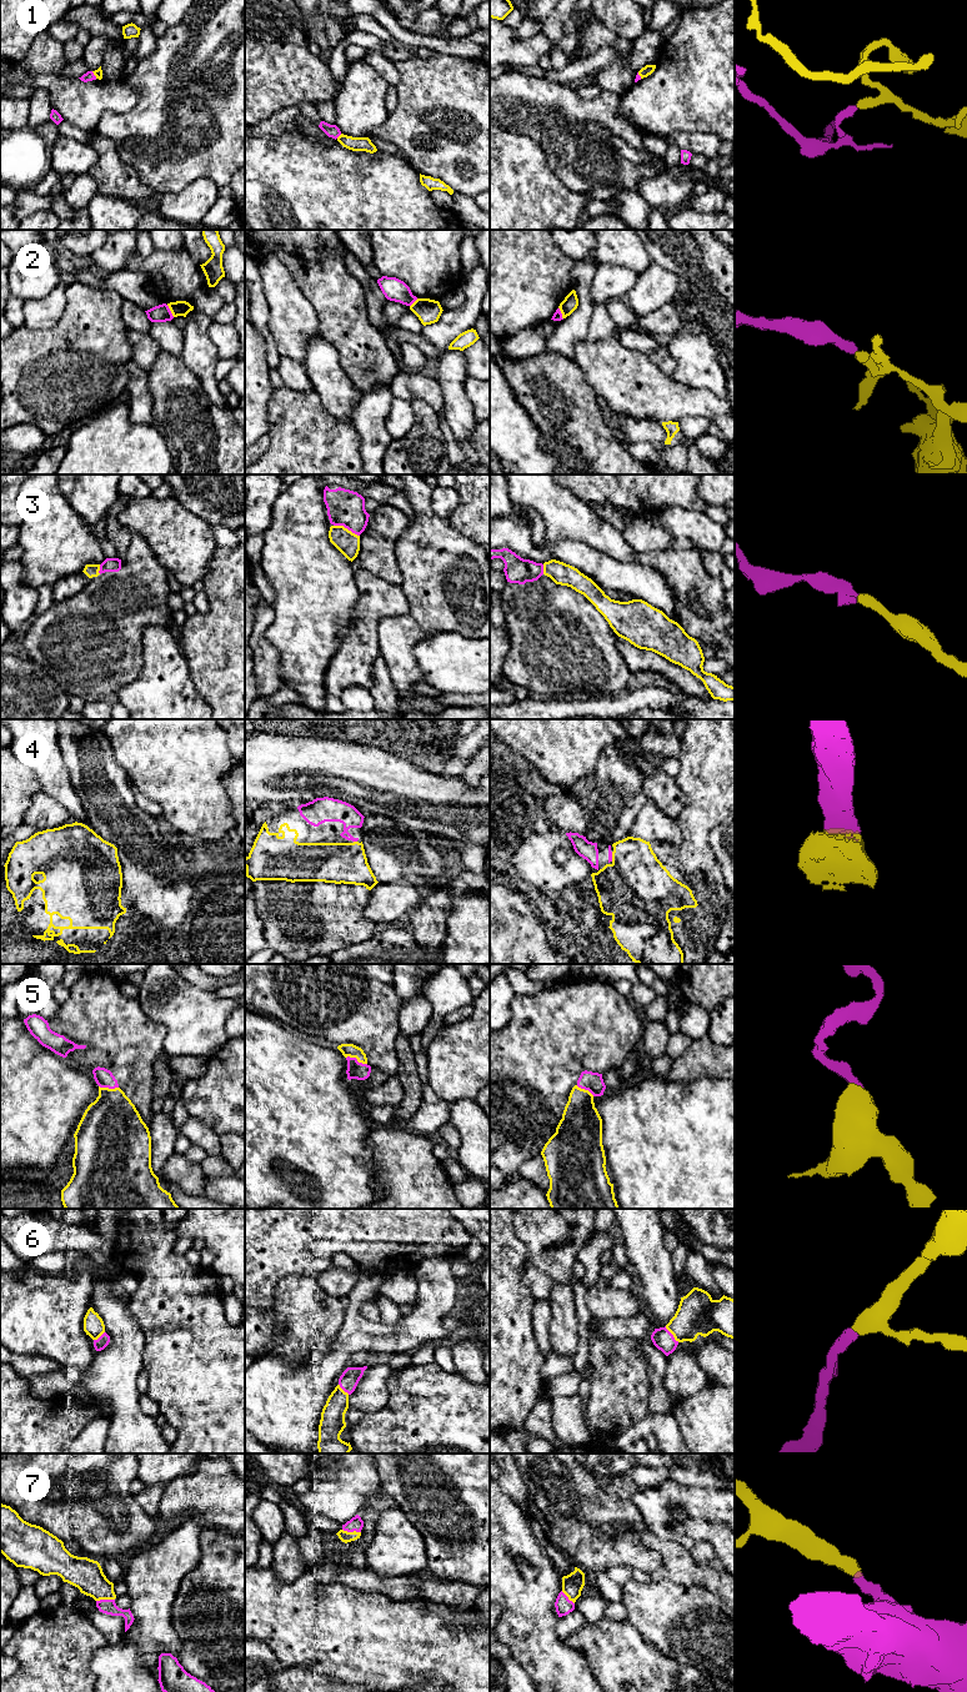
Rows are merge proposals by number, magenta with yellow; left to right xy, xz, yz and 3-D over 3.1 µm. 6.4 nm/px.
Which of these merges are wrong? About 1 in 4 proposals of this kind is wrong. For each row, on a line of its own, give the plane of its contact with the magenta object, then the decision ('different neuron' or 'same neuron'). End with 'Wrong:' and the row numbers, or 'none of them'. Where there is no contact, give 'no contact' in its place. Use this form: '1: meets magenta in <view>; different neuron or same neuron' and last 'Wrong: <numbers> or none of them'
1: meets magenta in xz; different neuron
2: meets magenta in xy; different neuron
3: meets magenta in xz; same neuron
4: meets magenta in xz; same neuron
5: meets magenta in xz; same neuron
6: meets magenta in yz; same neuron
7: meets magenta in xy; same neuron
Wrong: 1, 2

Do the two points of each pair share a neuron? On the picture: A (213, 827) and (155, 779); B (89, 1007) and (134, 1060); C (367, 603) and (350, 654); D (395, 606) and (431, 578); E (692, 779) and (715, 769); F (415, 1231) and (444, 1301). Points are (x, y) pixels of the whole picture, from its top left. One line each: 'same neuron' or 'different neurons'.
A: same neuron
B: same neuron
C: same neuron
D: different neurons
E: same neuron
F: different neurons

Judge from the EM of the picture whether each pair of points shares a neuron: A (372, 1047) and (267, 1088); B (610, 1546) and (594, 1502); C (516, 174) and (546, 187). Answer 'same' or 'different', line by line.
A: different
B: same
C: same

